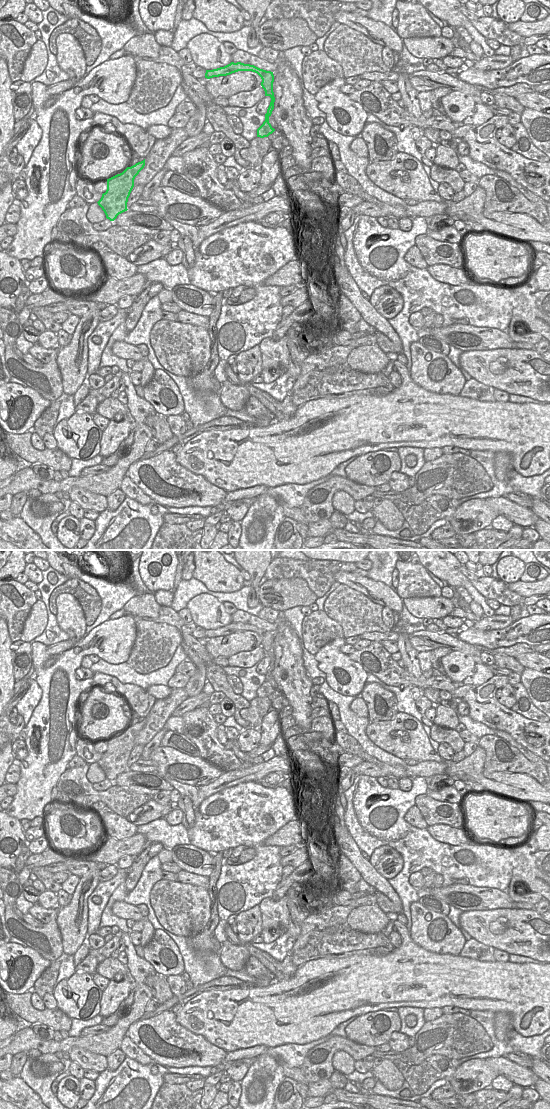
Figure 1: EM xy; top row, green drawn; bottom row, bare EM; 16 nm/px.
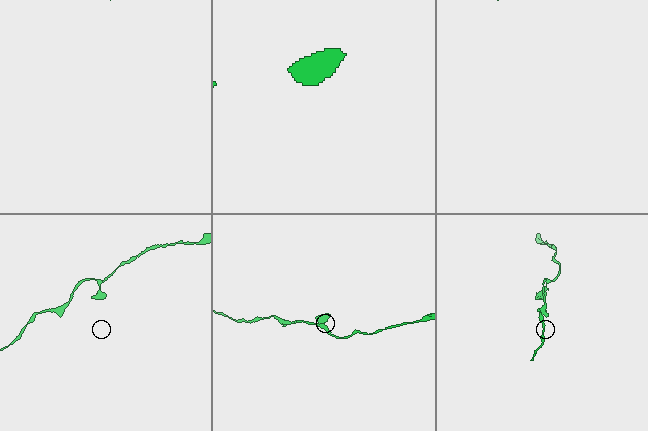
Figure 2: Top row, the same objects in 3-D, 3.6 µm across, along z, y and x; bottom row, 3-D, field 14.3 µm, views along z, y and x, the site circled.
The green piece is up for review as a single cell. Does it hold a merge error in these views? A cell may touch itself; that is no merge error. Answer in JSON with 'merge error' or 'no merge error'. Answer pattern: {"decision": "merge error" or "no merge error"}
{"decision": "no merge error"}

